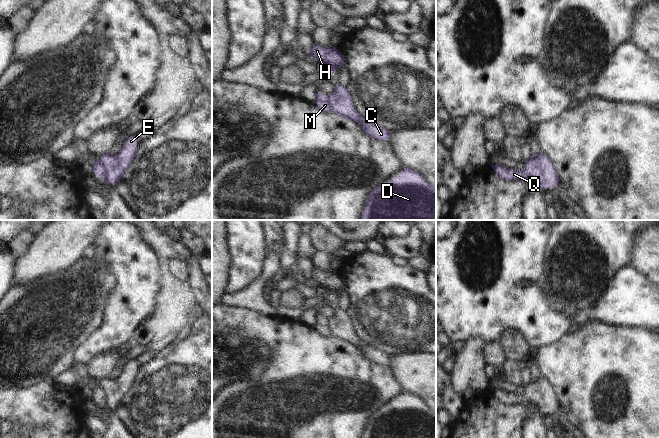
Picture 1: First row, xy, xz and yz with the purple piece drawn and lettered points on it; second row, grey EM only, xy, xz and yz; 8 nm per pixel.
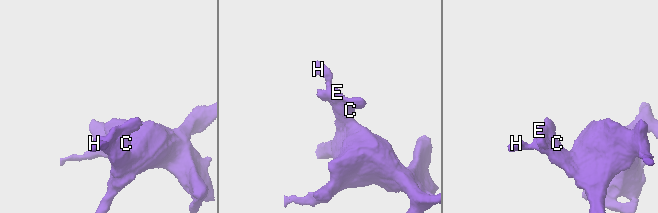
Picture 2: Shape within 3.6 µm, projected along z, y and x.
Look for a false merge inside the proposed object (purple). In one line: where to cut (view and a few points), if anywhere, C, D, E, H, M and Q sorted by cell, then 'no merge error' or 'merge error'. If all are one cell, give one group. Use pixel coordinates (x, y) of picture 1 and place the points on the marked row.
no cut; C D E H M Q; no merge error

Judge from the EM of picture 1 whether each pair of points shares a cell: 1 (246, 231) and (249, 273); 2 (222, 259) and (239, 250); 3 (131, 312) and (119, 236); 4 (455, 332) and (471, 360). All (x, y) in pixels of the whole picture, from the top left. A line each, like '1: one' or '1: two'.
1: one
2: two
3: one
4: two

